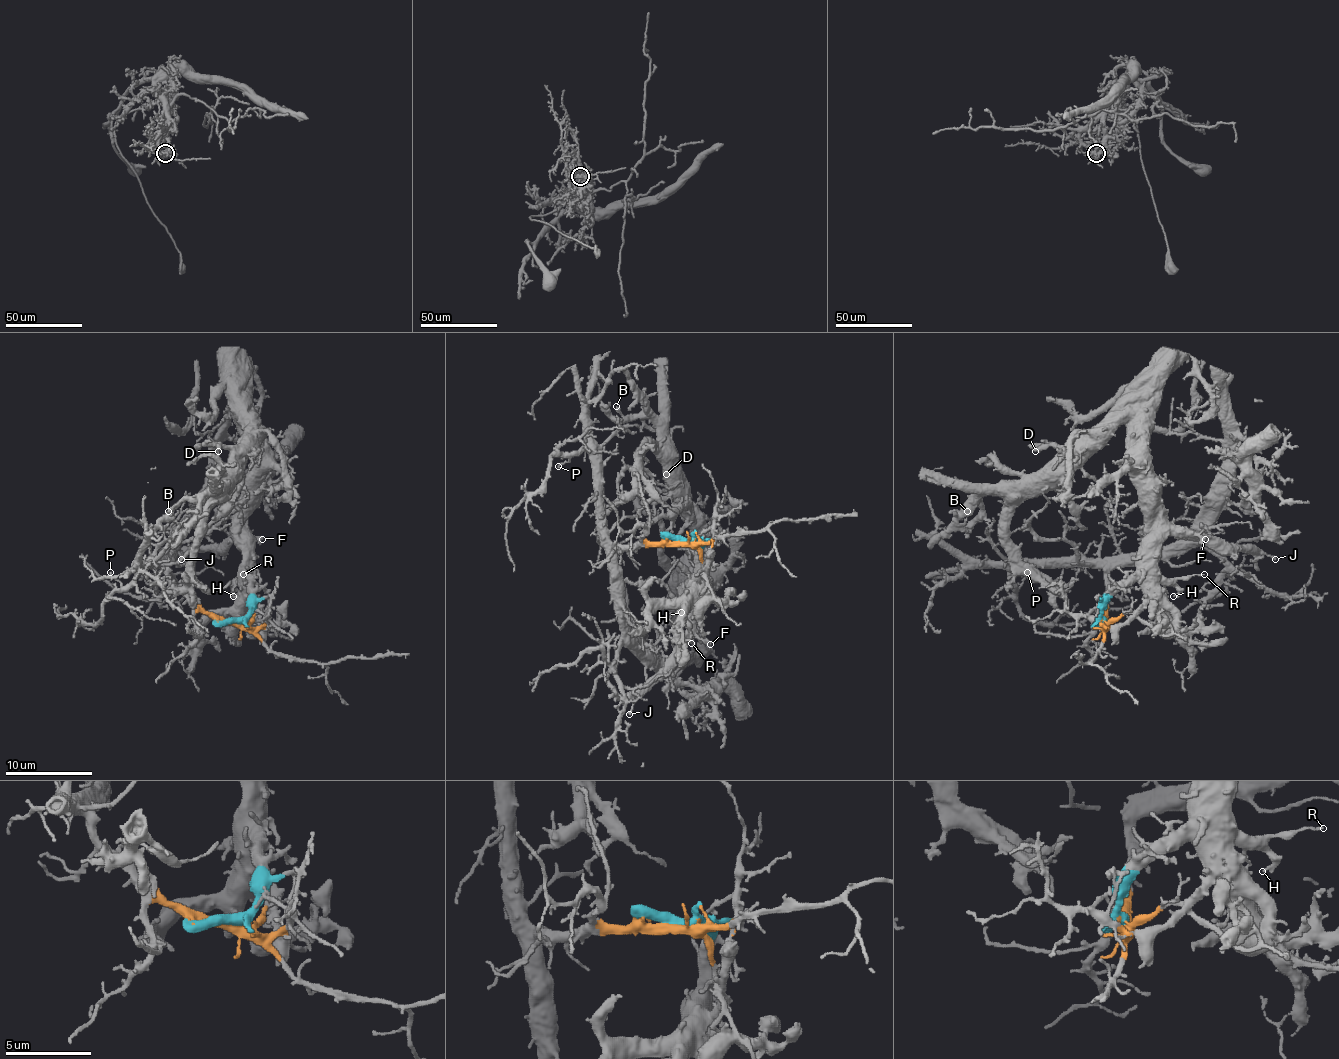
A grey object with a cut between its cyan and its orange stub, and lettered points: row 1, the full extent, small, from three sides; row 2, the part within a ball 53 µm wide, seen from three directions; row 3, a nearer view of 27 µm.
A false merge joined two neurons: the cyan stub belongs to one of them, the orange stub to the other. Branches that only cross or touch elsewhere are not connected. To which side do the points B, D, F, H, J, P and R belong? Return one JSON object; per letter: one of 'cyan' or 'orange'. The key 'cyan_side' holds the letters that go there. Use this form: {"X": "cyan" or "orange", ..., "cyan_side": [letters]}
{"B": "cyan", "D": "cyan", "F": "cyan", "H": "cyan", "J": "cyan", "P": "orange", "R": "cyan", "cyan_side": ["B", "D", "F", "H", "J", "R"]}

